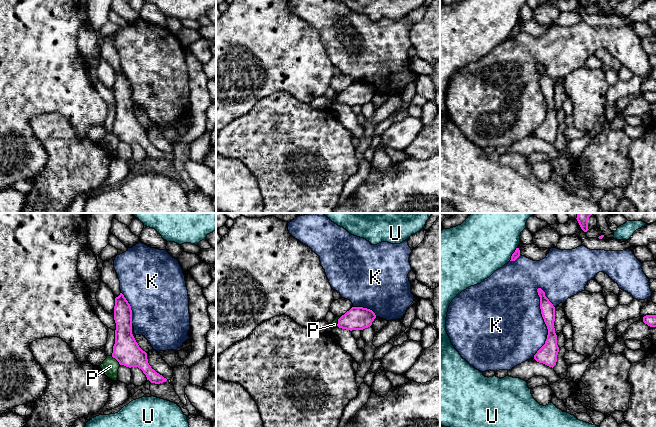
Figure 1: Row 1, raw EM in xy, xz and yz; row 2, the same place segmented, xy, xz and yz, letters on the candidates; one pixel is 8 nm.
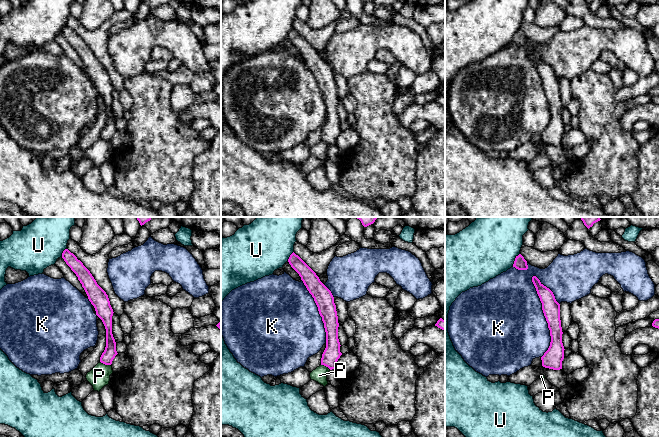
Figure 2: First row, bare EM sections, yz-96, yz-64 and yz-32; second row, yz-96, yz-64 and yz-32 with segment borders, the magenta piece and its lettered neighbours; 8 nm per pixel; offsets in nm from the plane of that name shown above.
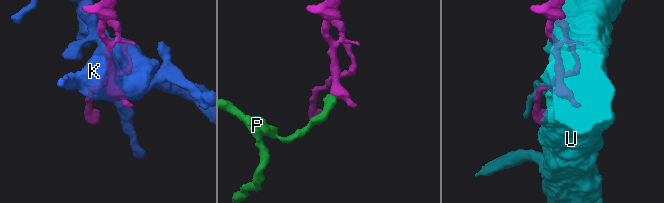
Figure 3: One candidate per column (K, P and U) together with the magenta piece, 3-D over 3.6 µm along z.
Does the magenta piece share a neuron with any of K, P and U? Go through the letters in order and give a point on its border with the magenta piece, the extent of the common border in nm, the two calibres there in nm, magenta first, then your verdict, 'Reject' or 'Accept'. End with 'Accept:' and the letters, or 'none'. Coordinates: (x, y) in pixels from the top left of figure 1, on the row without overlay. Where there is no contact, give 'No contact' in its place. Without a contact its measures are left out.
K: Touches magenta at yz (544, 97). Shared border 550 nm. Thickness 140 nm (magenta) against 500 nm. Reject
P: Touches magenta at xy (116, 135). Shared border 100 nm. Thickness 220 nm (magenta) against 140 nm. Reject
U: Touches magenta at yz (512, 30). Shared border 130 nm. Thickness 60 nm (magenta) against 400 nm. Reject
Accept: none

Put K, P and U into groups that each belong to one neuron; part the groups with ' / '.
K / P / U

